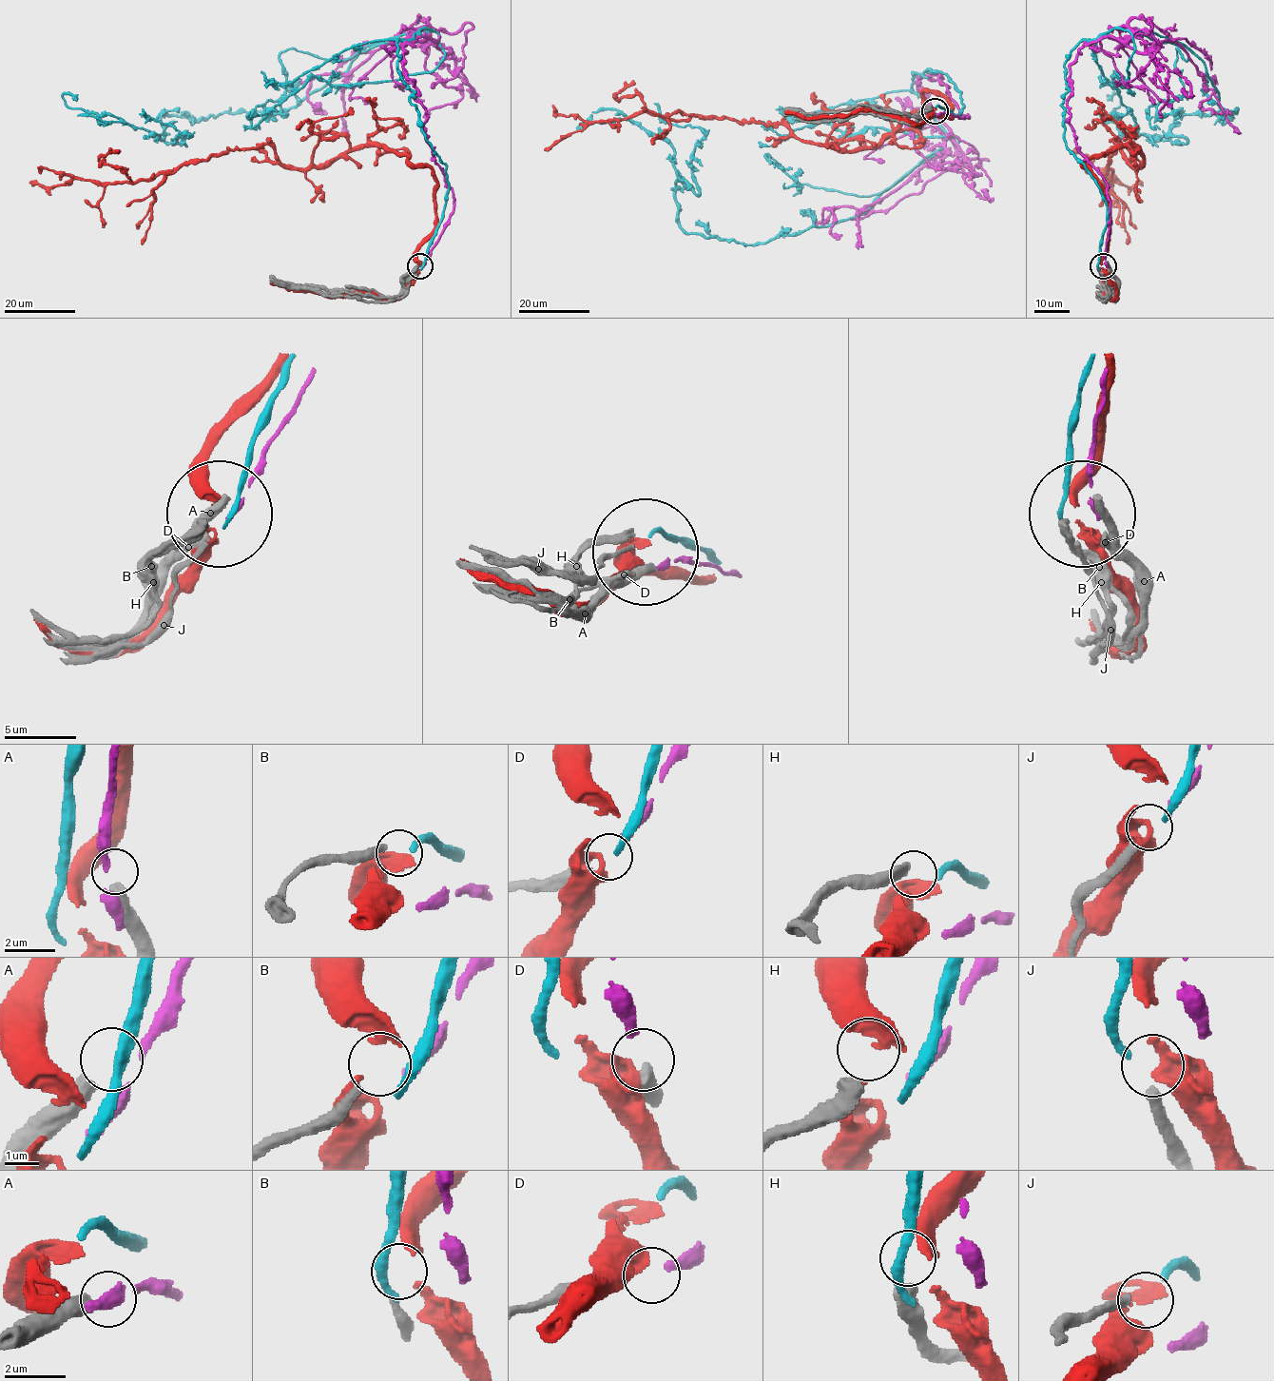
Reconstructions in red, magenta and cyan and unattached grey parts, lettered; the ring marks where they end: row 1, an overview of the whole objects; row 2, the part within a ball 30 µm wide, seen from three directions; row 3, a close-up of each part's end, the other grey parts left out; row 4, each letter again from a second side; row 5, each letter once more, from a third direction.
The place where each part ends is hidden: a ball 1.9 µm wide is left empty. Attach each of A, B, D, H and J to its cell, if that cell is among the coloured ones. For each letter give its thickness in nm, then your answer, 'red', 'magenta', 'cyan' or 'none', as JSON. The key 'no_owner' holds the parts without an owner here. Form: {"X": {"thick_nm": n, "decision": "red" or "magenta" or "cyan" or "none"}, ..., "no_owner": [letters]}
{"A": {"thick_nm": 500, "decision": "none"}, "B": {"thick_nm": 280, "decision": "none"}, "D": {"thick_nm": 480, "decision": "none"}, "H": {"thick_nm": 500, "decision": "none"}, "J": {"thick_nm": 360, "decision": "cyan"}, "no_owner": ["A", "B", "D", "H"]}

